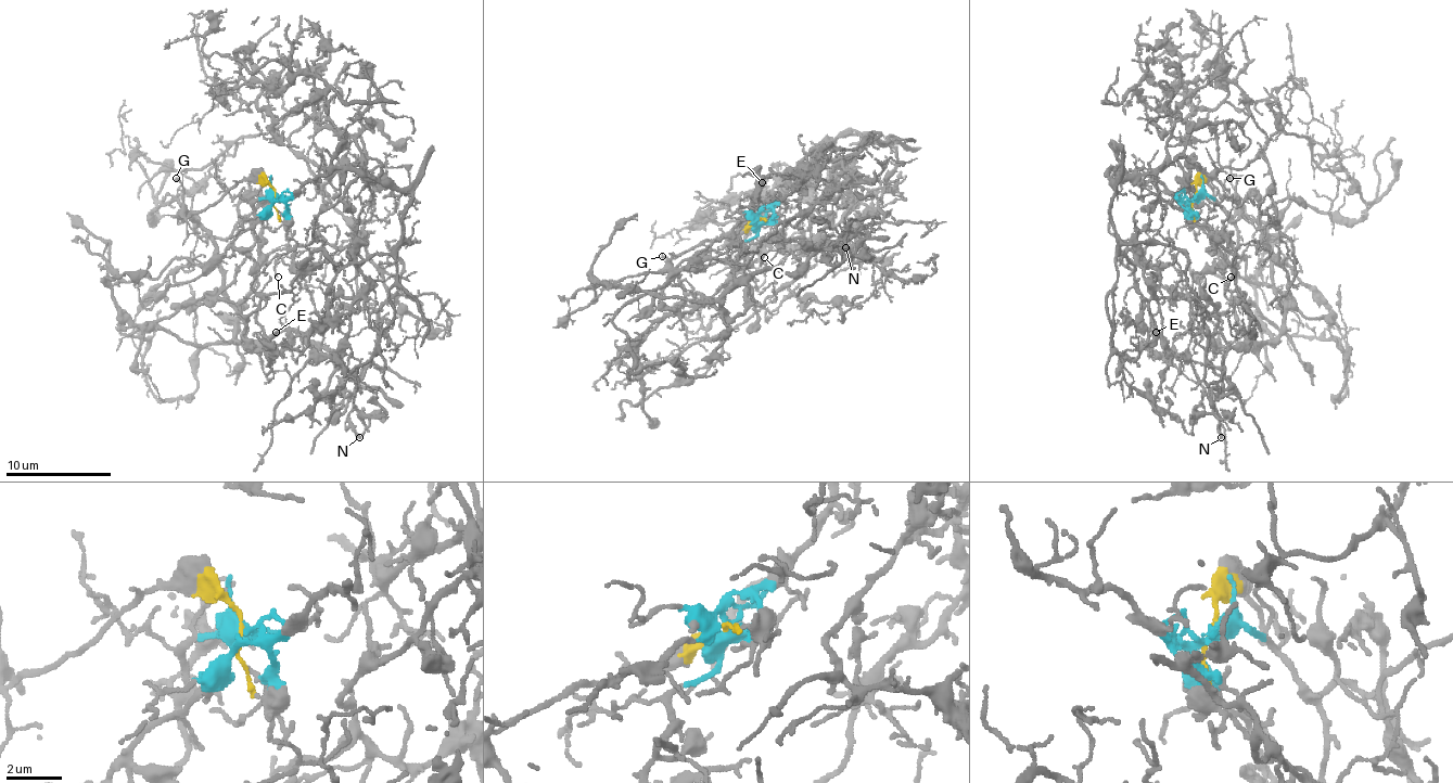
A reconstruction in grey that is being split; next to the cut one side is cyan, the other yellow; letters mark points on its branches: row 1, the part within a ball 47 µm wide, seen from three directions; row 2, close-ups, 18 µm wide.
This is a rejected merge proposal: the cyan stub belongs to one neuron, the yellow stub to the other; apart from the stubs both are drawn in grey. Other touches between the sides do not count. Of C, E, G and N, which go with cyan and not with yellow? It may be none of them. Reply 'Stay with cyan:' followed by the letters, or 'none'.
Stay with cyan: C, E, N

